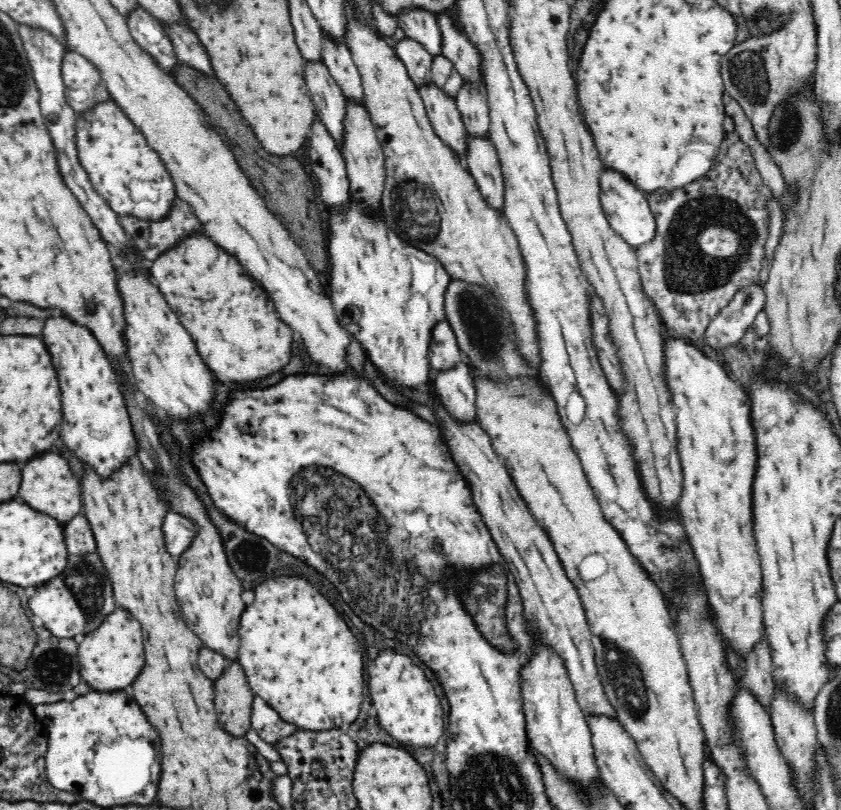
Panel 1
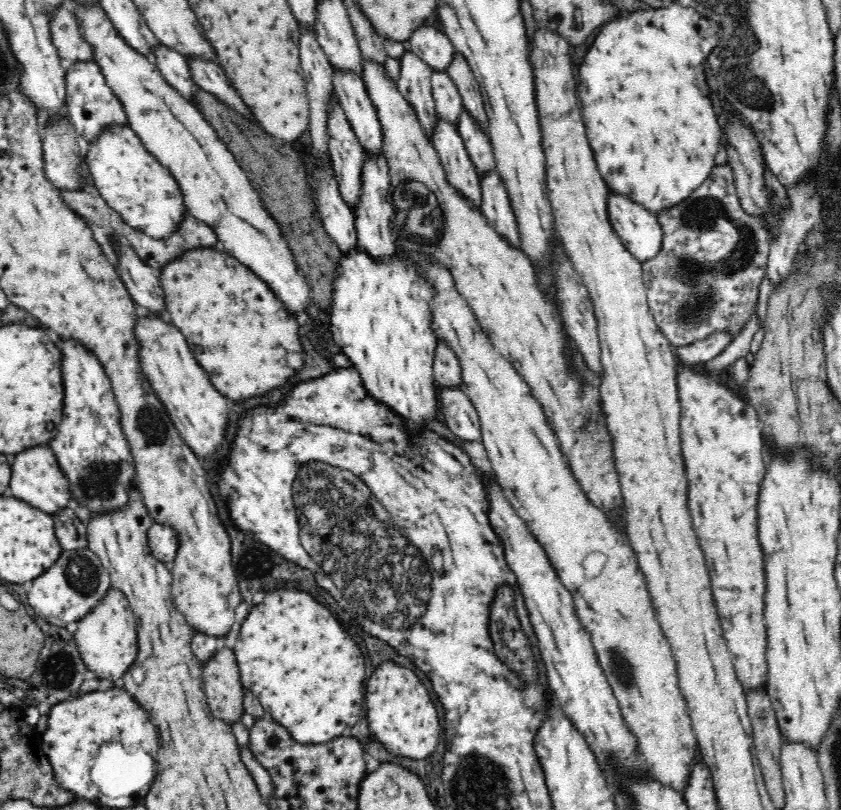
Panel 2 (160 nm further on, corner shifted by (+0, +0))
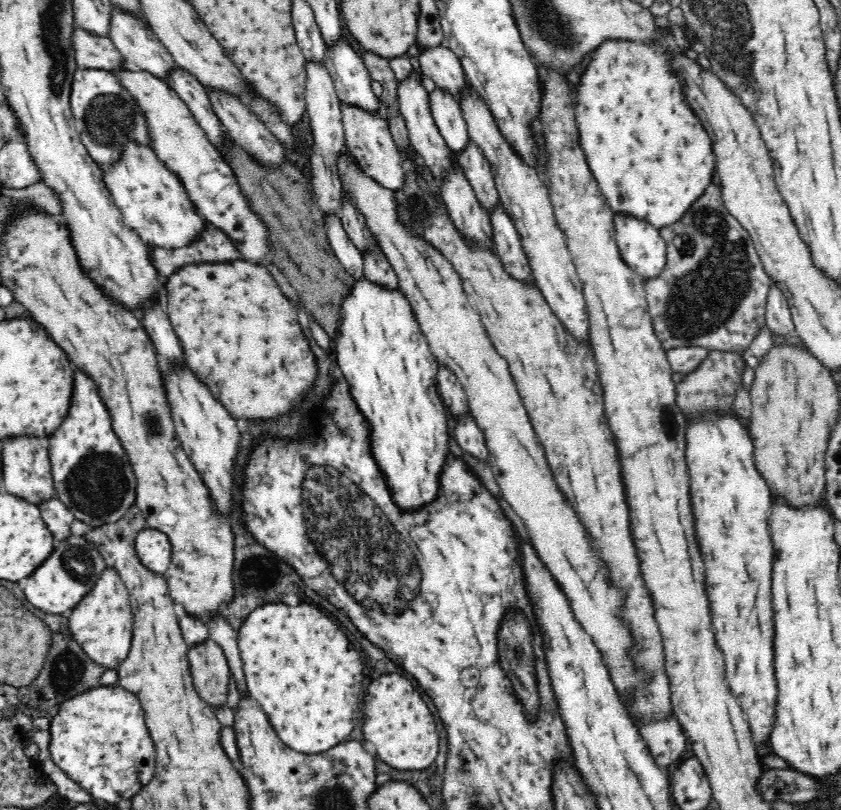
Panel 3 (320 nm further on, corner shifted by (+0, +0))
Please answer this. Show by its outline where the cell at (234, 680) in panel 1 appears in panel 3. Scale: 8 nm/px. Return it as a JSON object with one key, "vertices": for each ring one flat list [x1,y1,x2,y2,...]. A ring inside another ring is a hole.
{"vertices":[[212,640,190,645,188,650,190,671,196,693,212,709,228,704,232,673,223,648]]}

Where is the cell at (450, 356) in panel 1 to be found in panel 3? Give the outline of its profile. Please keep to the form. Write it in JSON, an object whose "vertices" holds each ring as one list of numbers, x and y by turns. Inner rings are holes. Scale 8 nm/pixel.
{"vertices":[[439,363,436,380,440,396,452,416,468,413,467,394,448,365]]}

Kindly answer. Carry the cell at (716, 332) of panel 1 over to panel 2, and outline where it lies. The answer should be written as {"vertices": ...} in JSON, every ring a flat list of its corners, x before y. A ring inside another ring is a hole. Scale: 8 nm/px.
{"vertices":[[720,329,706,338,698,340,689,346,682,346,675,349,677,360,682,363,704,364,716,356,722,354,735,339,737,334,731,334,728,329]]}

